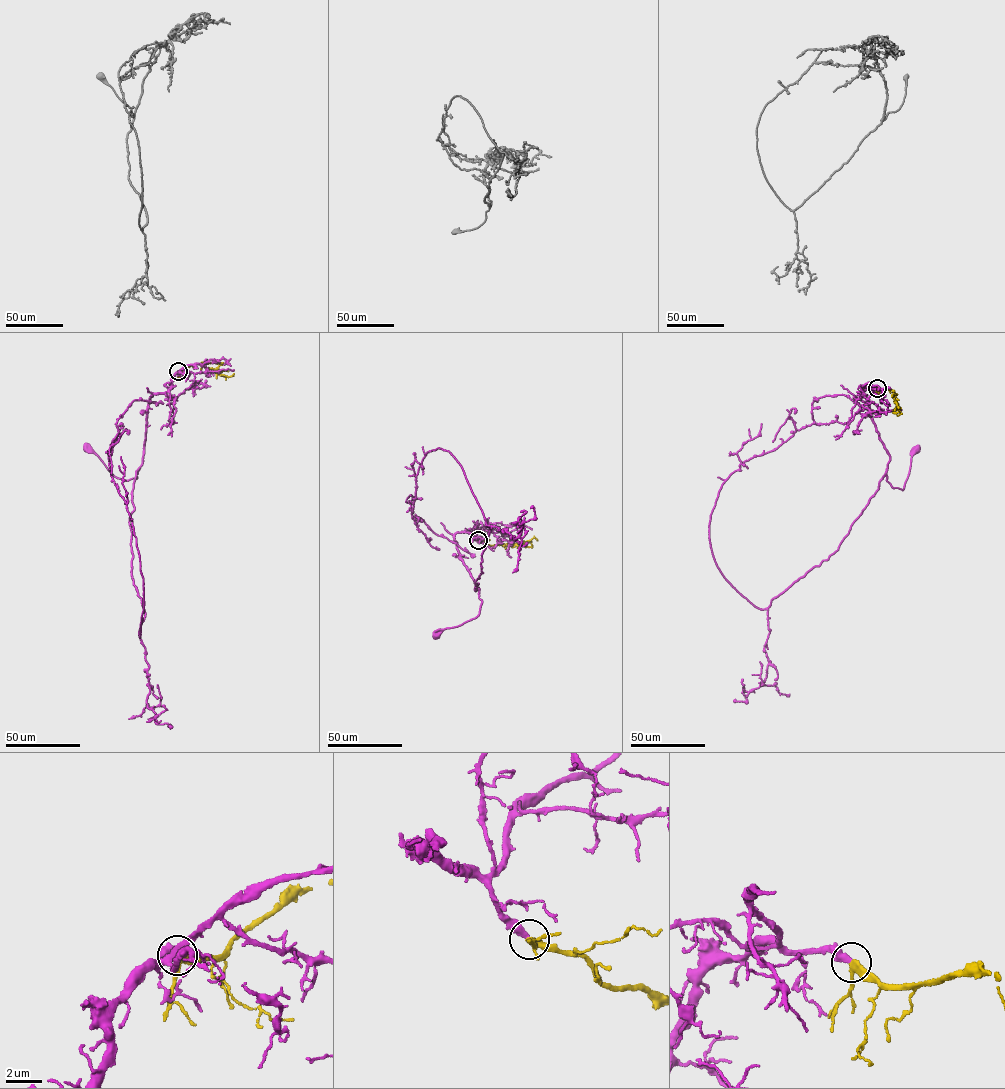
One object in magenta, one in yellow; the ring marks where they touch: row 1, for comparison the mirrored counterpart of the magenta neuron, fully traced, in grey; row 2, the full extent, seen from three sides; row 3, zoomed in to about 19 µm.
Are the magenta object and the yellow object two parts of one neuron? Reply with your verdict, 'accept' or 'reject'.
accept

